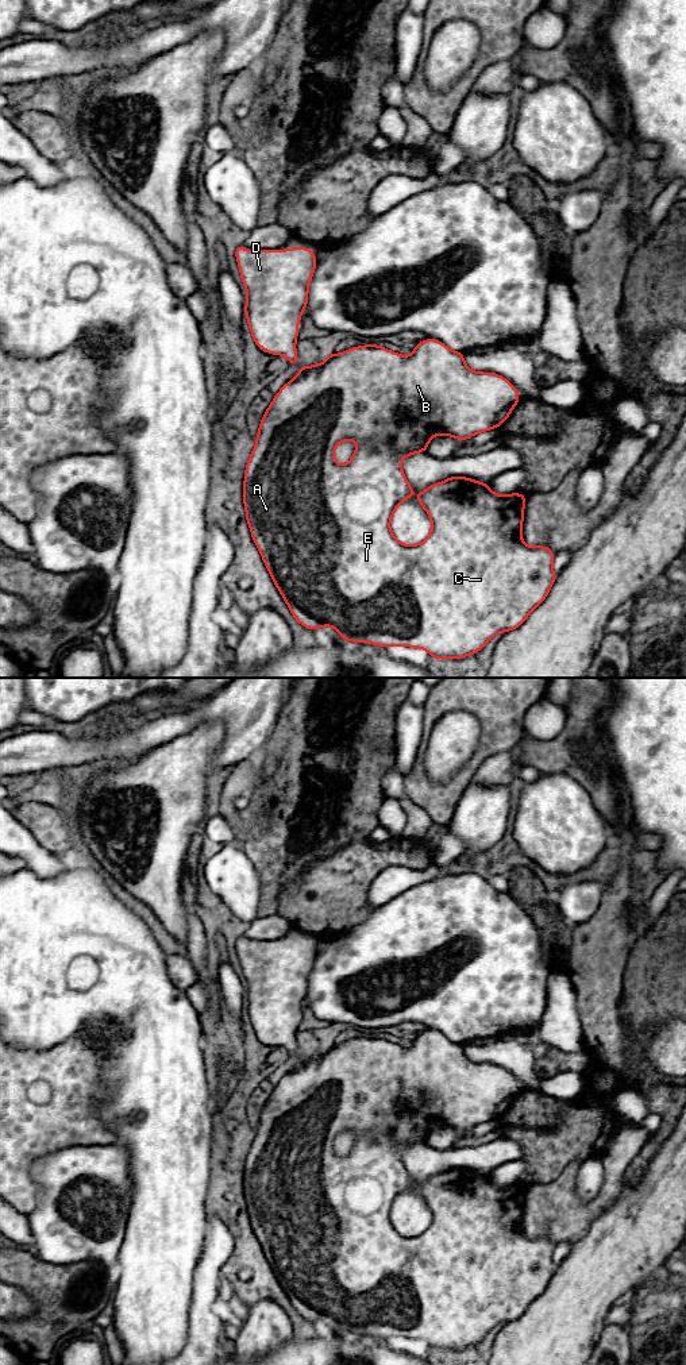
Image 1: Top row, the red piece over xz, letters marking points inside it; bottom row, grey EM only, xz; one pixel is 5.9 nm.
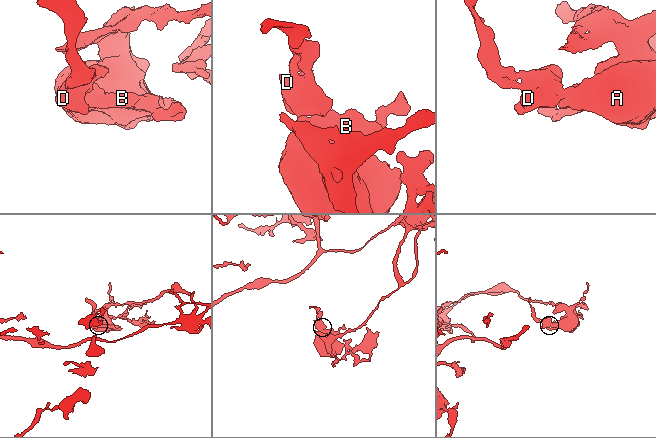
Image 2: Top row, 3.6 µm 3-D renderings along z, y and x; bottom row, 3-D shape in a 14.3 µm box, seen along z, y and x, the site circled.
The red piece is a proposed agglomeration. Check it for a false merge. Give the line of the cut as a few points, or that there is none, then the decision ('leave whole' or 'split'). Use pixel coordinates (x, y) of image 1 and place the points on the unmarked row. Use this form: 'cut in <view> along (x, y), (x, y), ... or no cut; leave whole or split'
no cut; leave whole

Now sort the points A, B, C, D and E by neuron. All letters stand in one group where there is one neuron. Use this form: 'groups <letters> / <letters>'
groups A B C D E

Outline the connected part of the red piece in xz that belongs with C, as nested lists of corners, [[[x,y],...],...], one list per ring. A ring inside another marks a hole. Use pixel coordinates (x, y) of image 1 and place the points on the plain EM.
[[[435,1030],[417,1034],[411,1048],[404,1048],[374,1036],[351,1038],[340,1046],[329,1042],[323,1054],[305,1056],[292,1072],[284,1076],[261,1111],[259,1123],[255,1127],[257,1134],[246,1157],[243,1194],[253,1231],[277,1280],[300,1316],[311,1322],[329,1316],[347,1333],[370,1334],[386,1339],[398,1337],[423,1339],[438,1353],[442,1349],[463,1350],[467,1346],[474,1346],[497,1324],[516,1320],[525,1312],[529,1304],[546,1291],[556,1270],[556,1265],[552,1261],[555,1243],[546,1237],[527,1238],[523,1233],[521,1219],[527,1187],[521,1184],[497,1187],[487,1175],[471,1169],[450,1168],[417,1185],[417,1192],[432,1212],[431,1226],[423,1234],[415,1237],[401,1235],[389,1219],[398,1195],[415,1185],[401,1160],[402,1149],[427,1144],[428,1134],[433,1126],[447,1126],[466,1133],[473,1126],[500,1119],[519,1092],[519,1081],[506,1069],[496,1064],[470,1061],[462,1044],[452,1042]],[[343,1131],[355,1131],[358,1140],[347,1156],[339,1157],[334,1150],[334,1141]]]

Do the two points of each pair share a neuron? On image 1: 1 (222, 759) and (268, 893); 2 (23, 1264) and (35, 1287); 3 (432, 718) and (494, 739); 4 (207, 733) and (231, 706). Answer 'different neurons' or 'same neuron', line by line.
1: different neurons
2: same neuron
3: same neuron
4: different neurons

